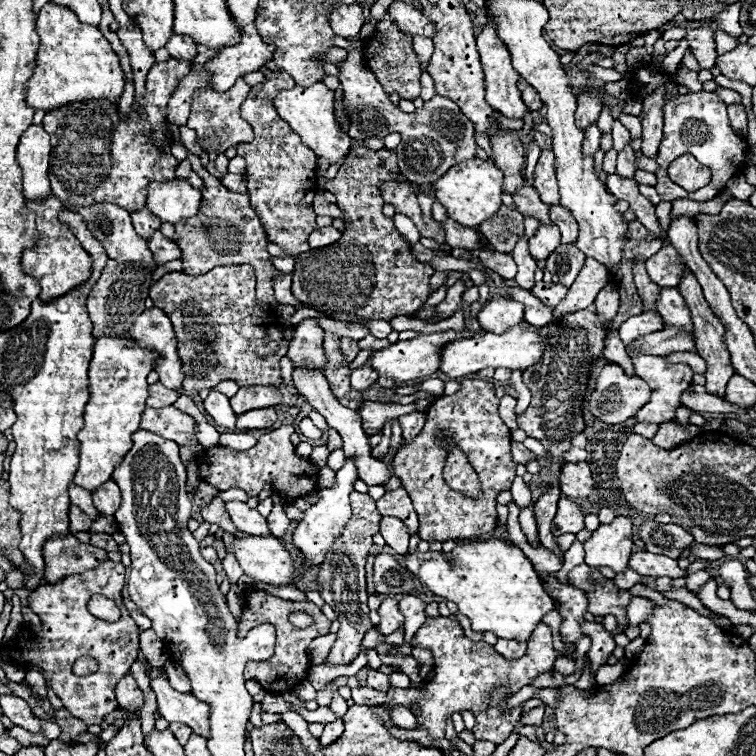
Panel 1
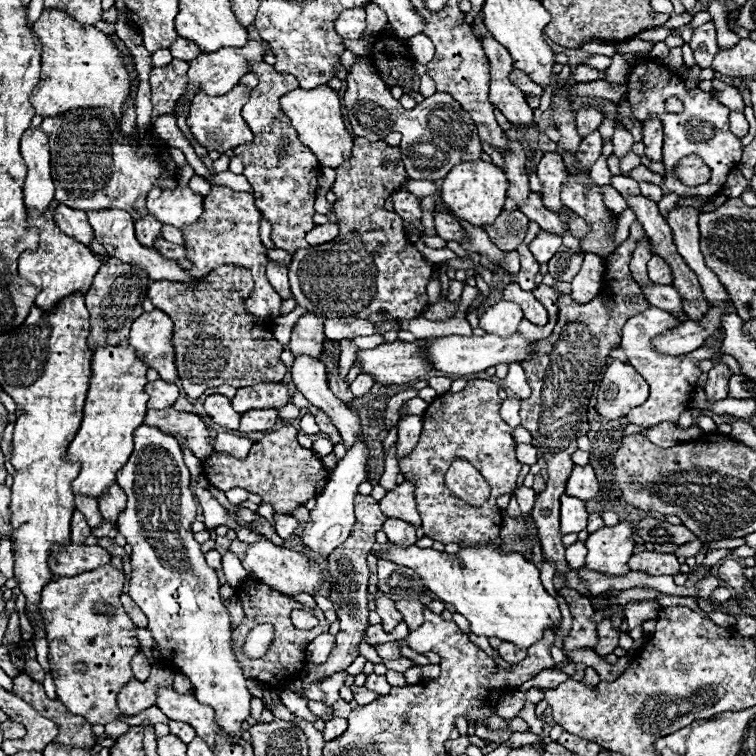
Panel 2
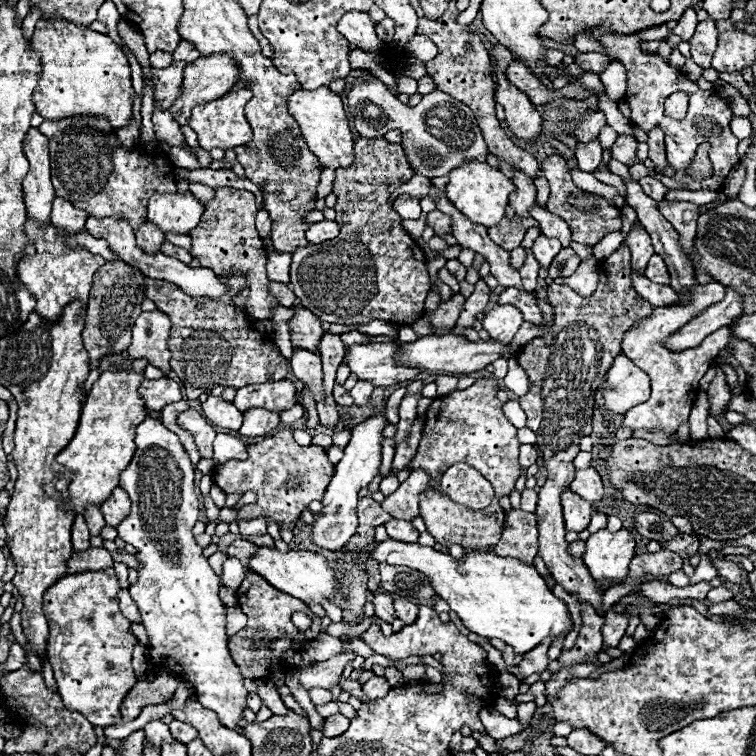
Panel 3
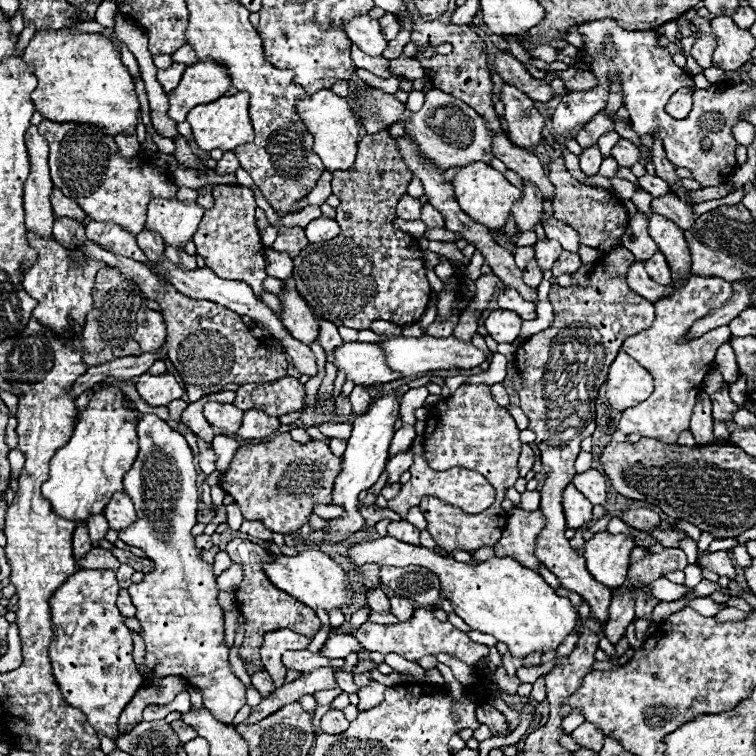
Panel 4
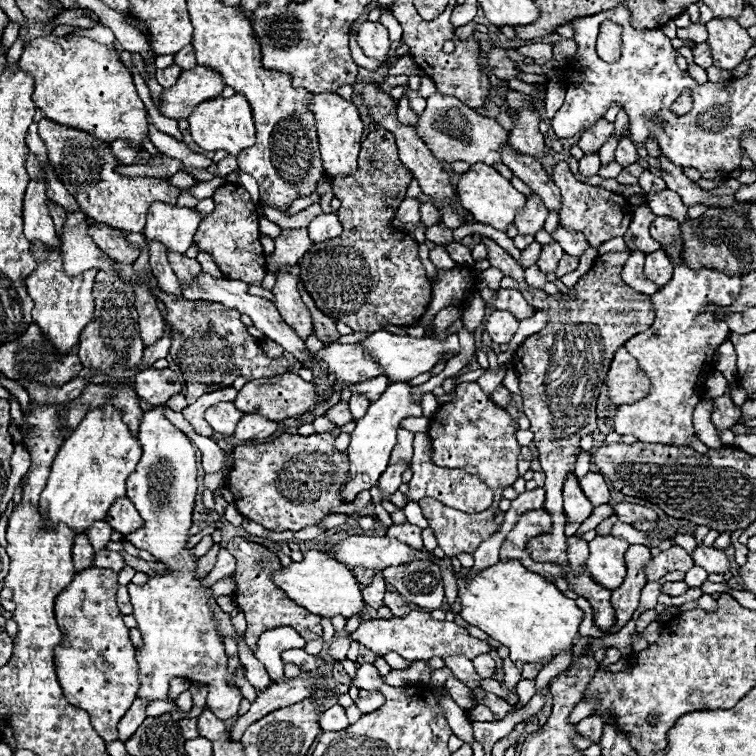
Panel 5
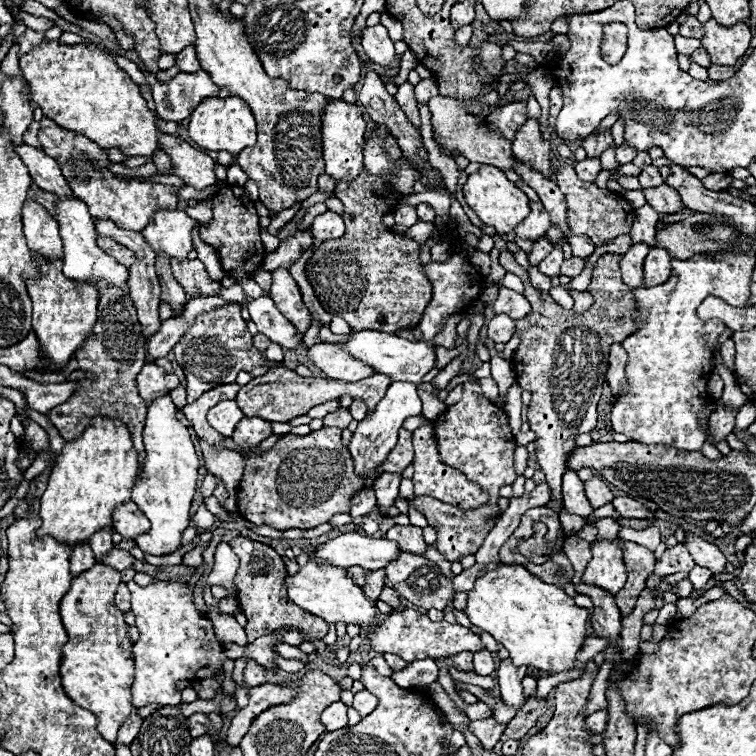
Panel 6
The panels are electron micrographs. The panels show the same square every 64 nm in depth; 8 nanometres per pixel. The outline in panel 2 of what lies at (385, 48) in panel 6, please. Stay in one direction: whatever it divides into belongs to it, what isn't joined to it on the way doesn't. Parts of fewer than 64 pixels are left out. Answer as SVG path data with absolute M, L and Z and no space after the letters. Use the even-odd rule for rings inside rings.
M350 8L340 12L336 20L336 32L346 40L364 40L366 36L366 12L364 8Z

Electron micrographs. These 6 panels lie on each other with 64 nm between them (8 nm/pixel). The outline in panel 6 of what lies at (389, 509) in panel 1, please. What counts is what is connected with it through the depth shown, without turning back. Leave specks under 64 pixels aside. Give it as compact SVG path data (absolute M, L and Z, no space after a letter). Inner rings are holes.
M428 420L426 424L422 424L420 428L414 430L412 442L414 450L416 450L413 460L414 476L412 476L416 496L432 496L432 498L438 498L438 500L454 504L454 506L460 506L462 502L466 502L466 508L478 508L488 502L486 492L478 484L470 482L460 470L440 462L438 444L434 434L434 420Z

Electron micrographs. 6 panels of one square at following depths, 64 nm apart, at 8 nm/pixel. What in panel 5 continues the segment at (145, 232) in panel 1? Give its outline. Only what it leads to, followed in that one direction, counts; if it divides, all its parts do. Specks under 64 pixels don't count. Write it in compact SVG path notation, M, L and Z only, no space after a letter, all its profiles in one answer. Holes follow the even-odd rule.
M148 240L148 246L150 246L150 266L158 280L158 288L174 298L182 298L180 282L176 280L176 274L172 272L166 260L166 248L162 248L162 244L158 244L156 240Z

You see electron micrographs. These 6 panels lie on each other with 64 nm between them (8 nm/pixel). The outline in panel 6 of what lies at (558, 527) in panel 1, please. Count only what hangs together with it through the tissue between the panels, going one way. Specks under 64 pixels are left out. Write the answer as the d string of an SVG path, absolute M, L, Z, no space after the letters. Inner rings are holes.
M568 470L564 474L564 482L562 482L562 498L564 498L564 510L570 514L578 514L582 518L592 514L592 506L586 500L584 494L584 482L578 478L576 472Z

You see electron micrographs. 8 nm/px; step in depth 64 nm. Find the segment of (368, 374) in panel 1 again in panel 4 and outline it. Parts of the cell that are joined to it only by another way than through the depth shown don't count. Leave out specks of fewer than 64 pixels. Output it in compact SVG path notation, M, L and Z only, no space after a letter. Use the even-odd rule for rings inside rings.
M360 384L352 390L352 394L350 394L350 404L352 404L352 412L356 414L356 416L360 416L360 414L364 414L366 412L366 408L370 406L370 402L372 402L372 398L368 396L368 392L366 392L366 388L362 388Z

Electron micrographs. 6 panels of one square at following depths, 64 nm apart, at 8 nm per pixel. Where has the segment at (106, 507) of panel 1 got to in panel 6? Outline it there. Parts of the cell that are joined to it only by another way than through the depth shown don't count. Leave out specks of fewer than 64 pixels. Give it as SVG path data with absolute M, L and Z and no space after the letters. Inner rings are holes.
M128 502L118 506L118 510L114 512L114 530L122 534L122 538L134 538L150 530L150 520L134 502Z

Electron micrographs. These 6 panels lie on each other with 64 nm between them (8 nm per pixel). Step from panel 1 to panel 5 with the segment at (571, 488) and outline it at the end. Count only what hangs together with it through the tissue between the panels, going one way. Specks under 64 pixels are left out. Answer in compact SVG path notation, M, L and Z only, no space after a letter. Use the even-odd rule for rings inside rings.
M588 472L584 478L578 478L578 480L580 480L580 488L584 490L586 498L594 506L600 506L600 504L610 502L610 490L608 490L608 484L606 484L606 480L604 480L602 474Z

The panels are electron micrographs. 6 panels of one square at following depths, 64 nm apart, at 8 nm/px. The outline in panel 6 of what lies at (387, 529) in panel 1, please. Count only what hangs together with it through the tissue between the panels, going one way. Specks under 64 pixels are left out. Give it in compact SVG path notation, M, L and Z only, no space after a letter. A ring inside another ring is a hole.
M394 526L388 530L386 538L398 542L398 546L404 552L410 552L410 554L424 554L426 552L422 528L418 528L418 526Z

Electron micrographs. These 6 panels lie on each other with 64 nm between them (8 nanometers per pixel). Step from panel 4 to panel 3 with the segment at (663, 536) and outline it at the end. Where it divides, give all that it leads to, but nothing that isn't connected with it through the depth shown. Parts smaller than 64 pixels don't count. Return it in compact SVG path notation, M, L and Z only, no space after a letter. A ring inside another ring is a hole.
M678 534L672 540L666 540L662 544L664 544L664 548L670 548L672 552L680 552L684 558L686 558L686 554L694 556L698 550L698 538L688 536L688 534Z

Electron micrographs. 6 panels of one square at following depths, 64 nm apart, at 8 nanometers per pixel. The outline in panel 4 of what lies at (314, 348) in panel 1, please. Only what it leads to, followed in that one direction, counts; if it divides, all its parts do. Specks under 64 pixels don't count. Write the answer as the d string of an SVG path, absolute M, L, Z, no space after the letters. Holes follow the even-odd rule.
M294 278L284 280L280 304L282 304L280 318L282 318L284 326L290 330L290 334L304 344L312 344L318 338L318 322L316 322L310 306L298 294Z

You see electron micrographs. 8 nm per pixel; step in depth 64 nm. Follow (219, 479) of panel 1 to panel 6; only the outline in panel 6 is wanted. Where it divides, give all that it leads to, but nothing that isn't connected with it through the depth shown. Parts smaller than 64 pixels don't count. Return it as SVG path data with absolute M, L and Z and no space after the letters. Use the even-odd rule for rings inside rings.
M322 428L318 432L310 432L306 436L286 434L280 442L276 442L264 454L252 454L246 458L244 476L236 490L240 514L252 524L268 524L278 530L290 528L314 528L318 524L328 522L334 514L350 512L350 504L358 492L362 492L366 478L354 474L354 462L348 446L342 444L342 436L338 428Z

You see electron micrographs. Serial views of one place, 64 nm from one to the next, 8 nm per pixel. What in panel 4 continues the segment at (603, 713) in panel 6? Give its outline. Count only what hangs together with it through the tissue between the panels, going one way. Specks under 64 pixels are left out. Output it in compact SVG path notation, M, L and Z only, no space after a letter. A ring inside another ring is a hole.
M582 722L574 732L572 732L572 738L578 742L578 744L582 744L584 748L588 748L588 750L600 750L602 748L602 744L604 744L604 734L602 734L602 730L600 728L596 728L594 724L590 724L590 722Z

